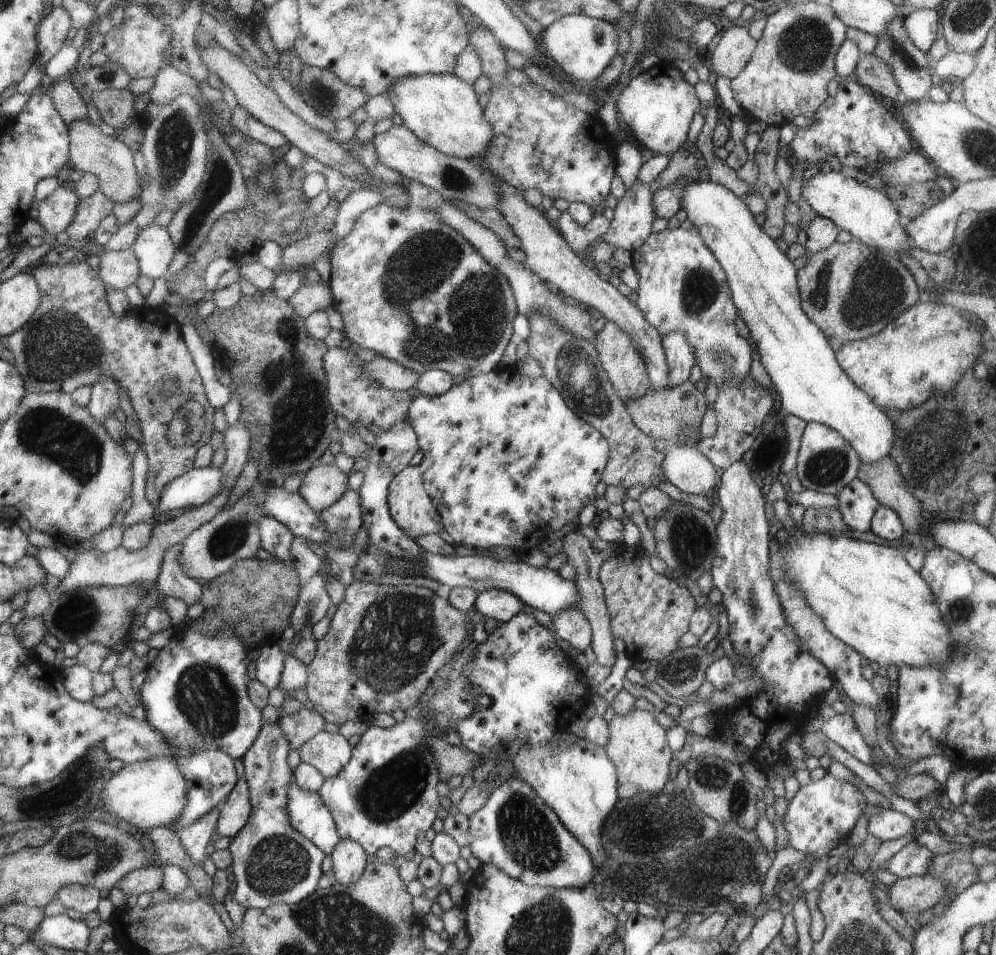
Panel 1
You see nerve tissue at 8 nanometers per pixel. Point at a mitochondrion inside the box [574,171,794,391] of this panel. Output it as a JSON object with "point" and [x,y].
{"point":[701,289]}

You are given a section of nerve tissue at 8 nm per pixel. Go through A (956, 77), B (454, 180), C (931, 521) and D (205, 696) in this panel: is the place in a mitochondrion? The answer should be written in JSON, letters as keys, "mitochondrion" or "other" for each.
{"A":"other","B":"mitochondrion","C":"other","D":"mitochondrion"}

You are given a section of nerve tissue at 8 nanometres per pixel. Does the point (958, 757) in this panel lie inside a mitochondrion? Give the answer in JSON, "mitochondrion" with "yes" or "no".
{"mitochondrion":"no"}

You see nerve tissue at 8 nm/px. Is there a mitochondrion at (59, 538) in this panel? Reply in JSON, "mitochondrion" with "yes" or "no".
{"mitochondrion":"no"}

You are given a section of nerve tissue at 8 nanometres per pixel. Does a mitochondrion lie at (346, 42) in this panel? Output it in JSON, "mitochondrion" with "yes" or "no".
{"mitochondrion":"no"}

